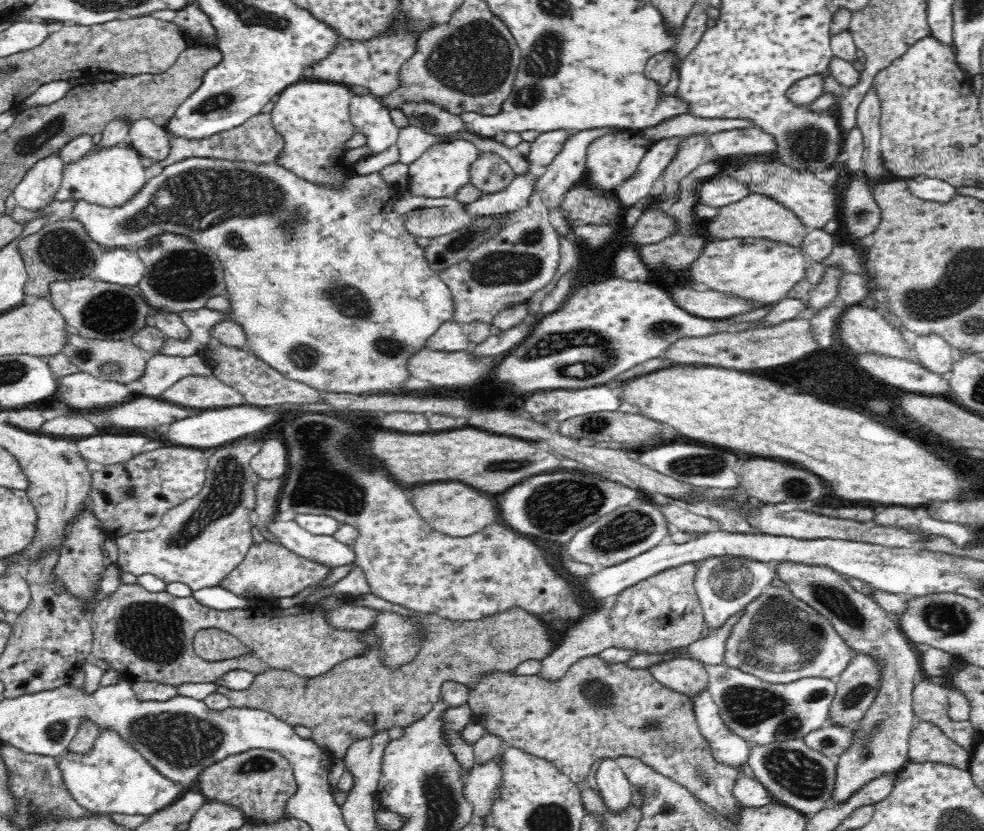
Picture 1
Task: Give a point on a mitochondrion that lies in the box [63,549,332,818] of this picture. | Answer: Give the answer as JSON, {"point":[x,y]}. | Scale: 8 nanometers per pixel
{"point":[183,742]}

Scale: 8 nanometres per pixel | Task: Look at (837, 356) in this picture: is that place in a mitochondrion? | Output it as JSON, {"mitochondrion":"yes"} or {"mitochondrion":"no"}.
{"mitochondrion":"no"}

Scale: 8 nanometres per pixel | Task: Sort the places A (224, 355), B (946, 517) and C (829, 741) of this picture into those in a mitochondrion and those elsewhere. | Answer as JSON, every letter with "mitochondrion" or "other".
{"A":"other","B":"other","C":"mitochondrion"}

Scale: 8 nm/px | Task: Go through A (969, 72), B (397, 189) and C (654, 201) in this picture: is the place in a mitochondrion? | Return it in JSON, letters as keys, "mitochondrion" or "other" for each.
{"A":"other","B":"other","C":"other"}

